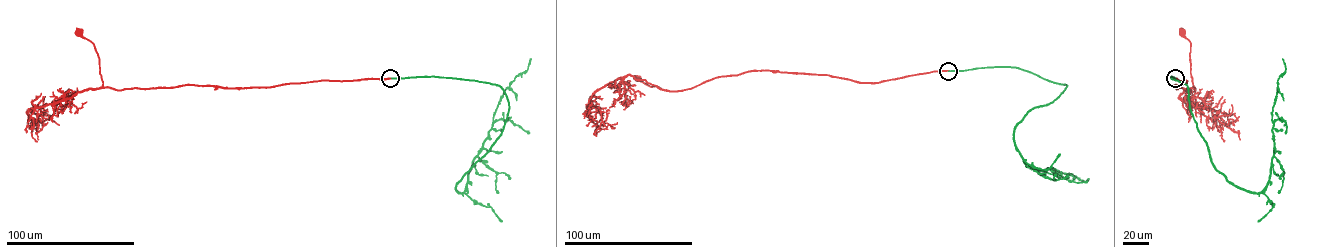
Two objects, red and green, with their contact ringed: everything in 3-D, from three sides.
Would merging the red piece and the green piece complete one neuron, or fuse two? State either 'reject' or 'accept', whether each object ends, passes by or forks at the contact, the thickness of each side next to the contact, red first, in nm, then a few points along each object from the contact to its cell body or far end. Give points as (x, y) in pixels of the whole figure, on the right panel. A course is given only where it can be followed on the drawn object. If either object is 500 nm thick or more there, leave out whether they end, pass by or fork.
reject; red ends; green ends; calibres 280 and 280 nm; course red (1174, 78), (1187, 81), (1176, 88), (1174, 85), (1194, 90), (1190, 73), (1190, 42), (1182, 32); course green (1174, 78), (1187, 85), (1213, 167), (1234, 184), (1260, 192), (1273, 155), (1282, 58)

